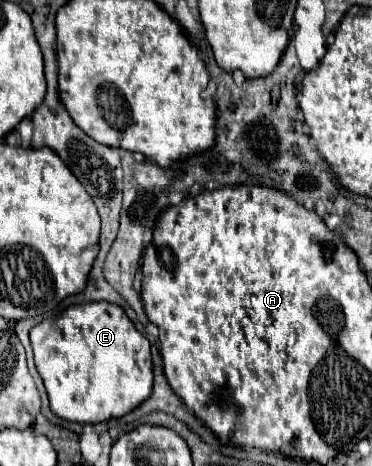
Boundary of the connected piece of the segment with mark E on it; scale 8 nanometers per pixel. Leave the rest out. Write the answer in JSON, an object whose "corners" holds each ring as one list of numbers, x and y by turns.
{"corners":[[103,301,73,305,35,325,29,337,51,411,65,421,93,425,123,417,151,395,151,345,119,305]]}

